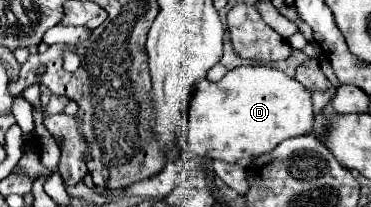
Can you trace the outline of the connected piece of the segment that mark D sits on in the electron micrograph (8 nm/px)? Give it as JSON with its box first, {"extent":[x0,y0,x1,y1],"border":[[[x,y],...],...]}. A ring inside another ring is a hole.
{"extent":[185,65,313,167],"border":[[[247,65],[231,69],[219,83],[201,79],[189,101],[189,125],[185,151],[249,167],[249,163],[281,141],[313,131],[311,91],[267,65]]]}

